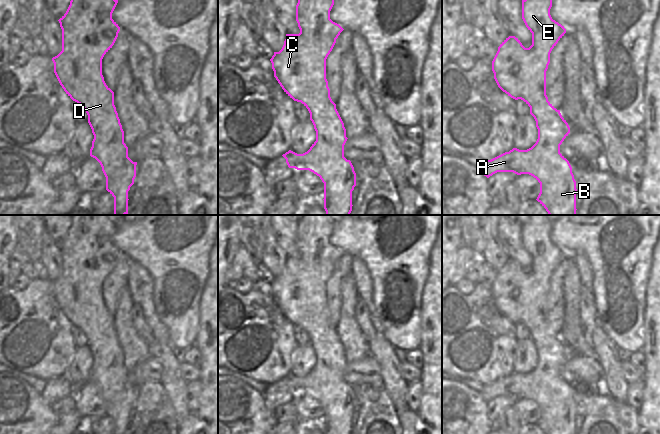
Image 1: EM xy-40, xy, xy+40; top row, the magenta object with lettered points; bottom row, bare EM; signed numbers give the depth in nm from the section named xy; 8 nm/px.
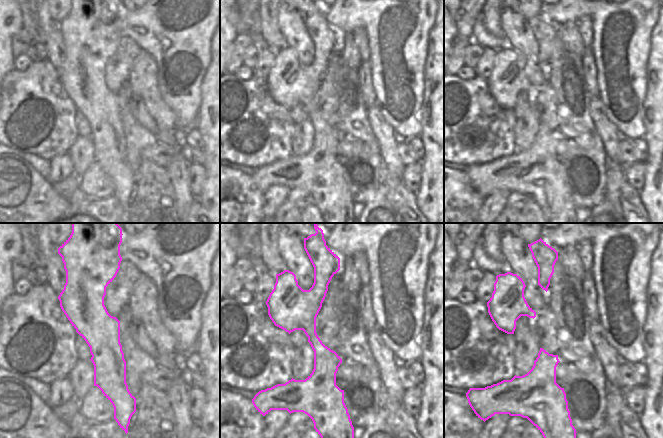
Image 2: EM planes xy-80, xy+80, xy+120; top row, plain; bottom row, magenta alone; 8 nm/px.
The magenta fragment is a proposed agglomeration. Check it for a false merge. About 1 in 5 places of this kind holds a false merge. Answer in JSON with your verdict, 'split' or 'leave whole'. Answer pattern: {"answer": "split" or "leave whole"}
{"answer": "leave whole"}

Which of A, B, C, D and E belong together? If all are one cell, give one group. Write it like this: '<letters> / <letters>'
A B C D E

